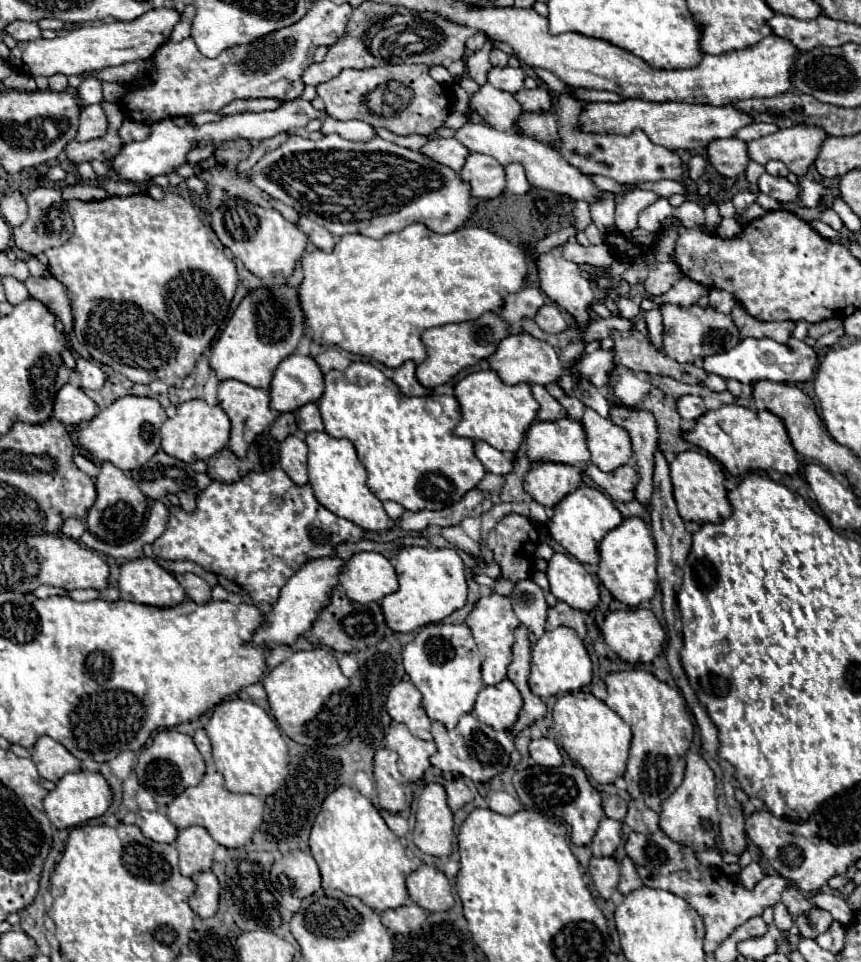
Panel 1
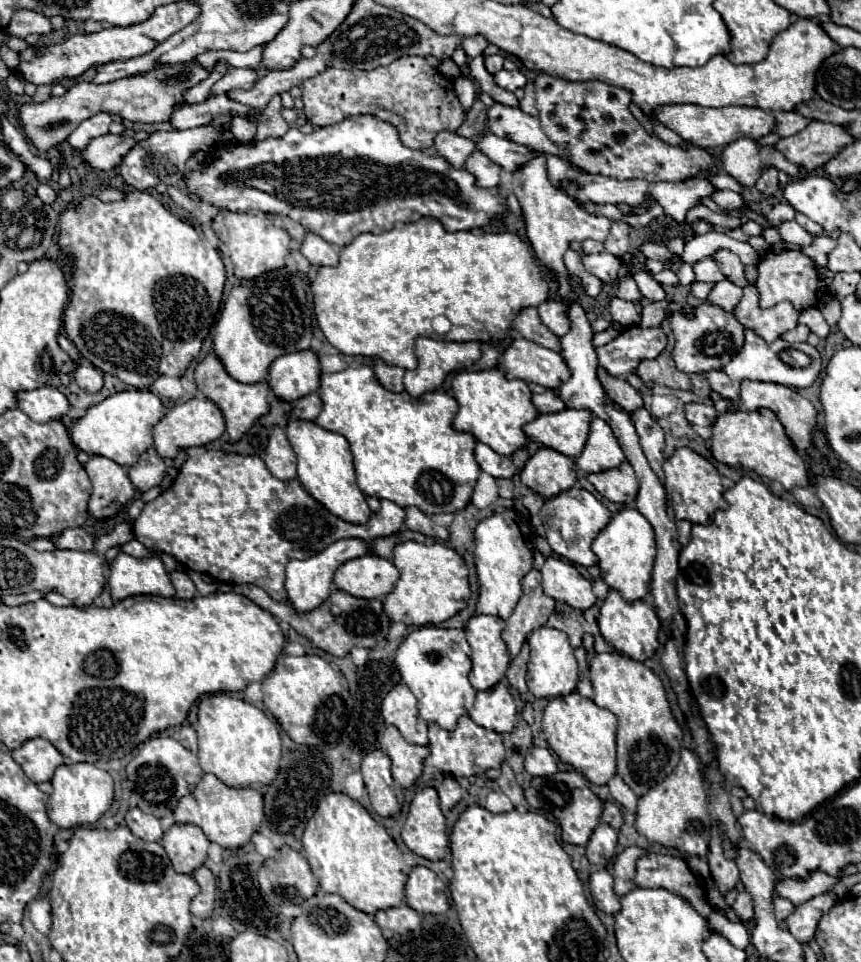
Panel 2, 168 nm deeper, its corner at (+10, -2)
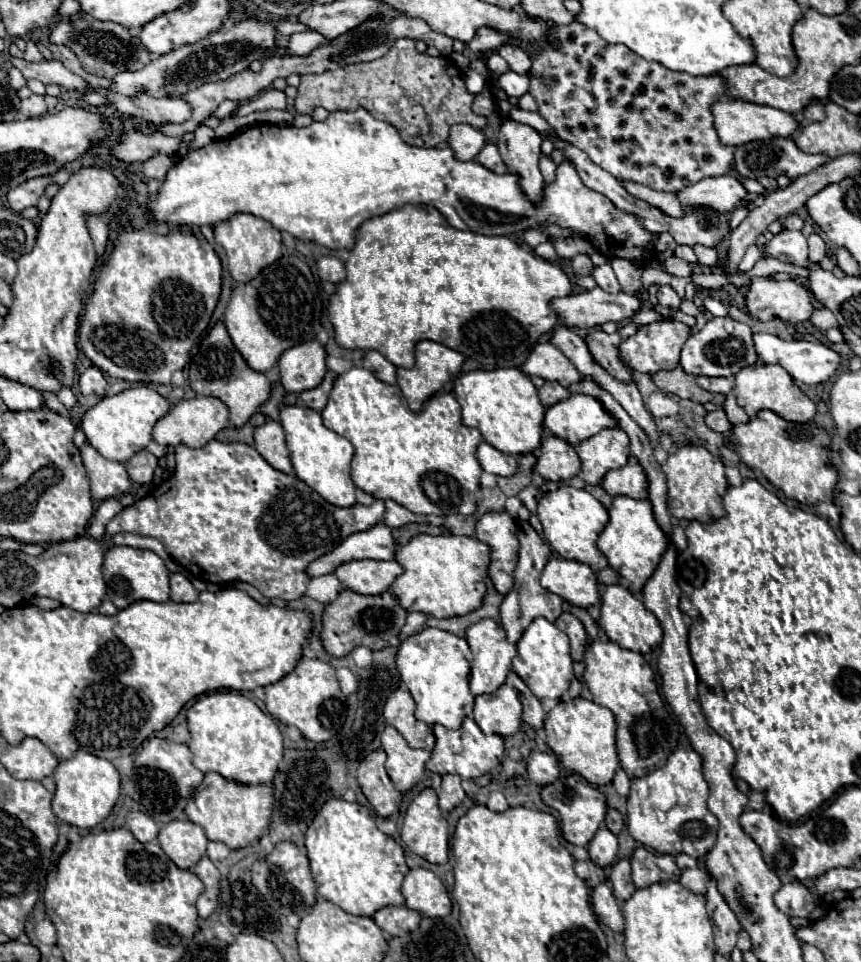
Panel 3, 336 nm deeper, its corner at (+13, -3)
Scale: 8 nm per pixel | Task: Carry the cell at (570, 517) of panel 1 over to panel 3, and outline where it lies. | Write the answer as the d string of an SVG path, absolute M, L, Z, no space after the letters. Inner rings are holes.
M562 485L558 489L544 493L542 499L538 501L538 519L544 527L546 541L560 557L586 563L594 573L608 567L608 559L596 547L596 539L608 523L608 511L586 489Z

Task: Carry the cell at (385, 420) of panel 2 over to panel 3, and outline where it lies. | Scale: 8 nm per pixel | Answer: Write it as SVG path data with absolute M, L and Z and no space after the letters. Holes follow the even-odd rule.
M354 367L334 381L322 419L328 429L346 437L356 449L350 465L354 485L376 499L392 499L418 515L472 515L476 511L476 493L480 489L482 475L482 467L476 459L476 447L482 441L480 431L462 425L460 405L452 393L438 393L430 397L420 413L408 411L404 399L396 393L402 393L398 385L382 383L364 367Z

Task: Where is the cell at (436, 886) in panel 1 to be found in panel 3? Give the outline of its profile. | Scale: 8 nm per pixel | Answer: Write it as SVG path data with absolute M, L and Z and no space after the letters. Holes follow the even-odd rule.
M412 869L402 883L406 907L424 917L444 917L452 911L450 895L444 883L428 869Z

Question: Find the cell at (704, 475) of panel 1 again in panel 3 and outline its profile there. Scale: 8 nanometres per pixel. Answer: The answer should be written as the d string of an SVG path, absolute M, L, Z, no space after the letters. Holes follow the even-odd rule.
M682 445L676 453L668 457L662 465L668 483L668 511L680 521L700 521L712 523L726 515L722 497L728 489L728 481L724 475L724 463L720 457L714 457L706 447L700 445Z

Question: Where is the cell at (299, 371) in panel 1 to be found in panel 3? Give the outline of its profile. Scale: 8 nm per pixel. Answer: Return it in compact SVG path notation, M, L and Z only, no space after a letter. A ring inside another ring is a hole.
M308 341L286 349L278 367L284 389L290 393L302 393L322 383L326 375L326 351L318 341Z

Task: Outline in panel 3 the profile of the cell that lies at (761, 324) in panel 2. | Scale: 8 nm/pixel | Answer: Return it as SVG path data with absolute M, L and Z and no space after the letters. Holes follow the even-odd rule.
M752 277L746 307L748 313L760 321L780 317L790 323L808 321L816 309L808 287L796 279L778 281L772 277Z

